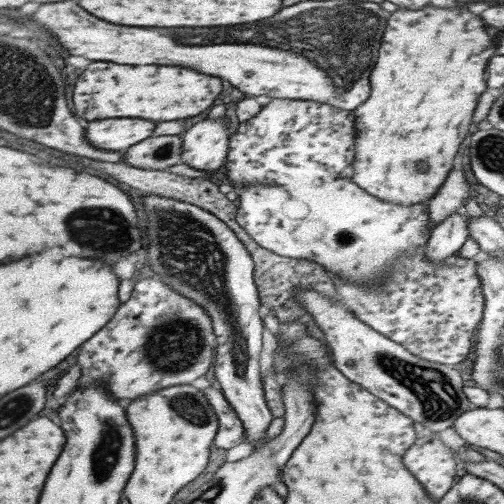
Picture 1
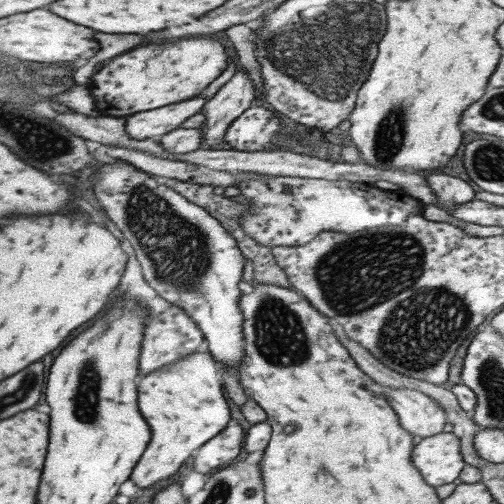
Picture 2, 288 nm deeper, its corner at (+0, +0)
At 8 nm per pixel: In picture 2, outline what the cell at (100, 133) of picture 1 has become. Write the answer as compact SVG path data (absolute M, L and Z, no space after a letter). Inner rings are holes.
M193 98L187 102L163 106L157 110L145 110L137 112L125 118L125 134L133 140L147 140L147 138L161 138L167 132L181 128L185 120L189 120L193 114L199 114L199 108L203 108L205 100L203 98Z

